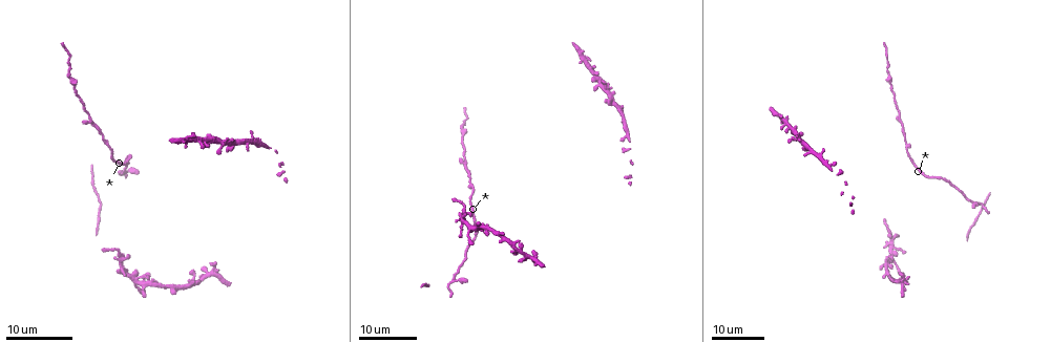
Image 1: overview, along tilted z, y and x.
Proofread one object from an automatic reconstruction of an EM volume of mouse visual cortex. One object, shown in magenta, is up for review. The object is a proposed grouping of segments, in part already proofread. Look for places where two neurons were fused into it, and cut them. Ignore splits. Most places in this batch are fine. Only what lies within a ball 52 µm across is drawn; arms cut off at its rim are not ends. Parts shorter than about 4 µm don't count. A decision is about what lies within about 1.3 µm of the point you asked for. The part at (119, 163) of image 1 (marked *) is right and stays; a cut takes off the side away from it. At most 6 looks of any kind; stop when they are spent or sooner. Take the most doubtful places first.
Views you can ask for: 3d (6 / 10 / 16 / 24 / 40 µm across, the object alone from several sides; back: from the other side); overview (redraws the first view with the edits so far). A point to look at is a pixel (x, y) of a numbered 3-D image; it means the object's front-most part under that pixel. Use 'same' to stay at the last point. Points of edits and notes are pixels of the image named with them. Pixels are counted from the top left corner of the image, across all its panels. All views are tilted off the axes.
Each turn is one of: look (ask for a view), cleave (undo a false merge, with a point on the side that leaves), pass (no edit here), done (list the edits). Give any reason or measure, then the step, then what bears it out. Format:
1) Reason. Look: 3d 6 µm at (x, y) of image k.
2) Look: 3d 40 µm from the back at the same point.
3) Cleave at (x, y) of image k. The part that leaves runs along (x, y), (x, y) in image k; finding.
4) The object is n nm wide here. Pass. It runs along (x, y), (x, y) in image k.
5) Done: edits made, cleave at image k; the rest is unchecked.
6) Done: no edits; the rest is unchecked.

Look: 3d 24 µm at (466, 129) of image 1.

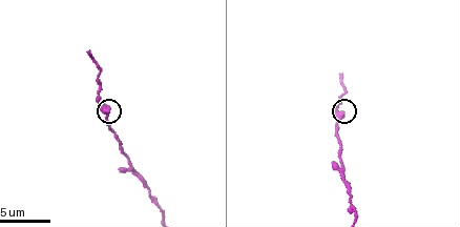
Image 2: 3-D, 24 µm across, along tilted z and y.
Look: 3d 6 µm at (342, 112) of image 2.

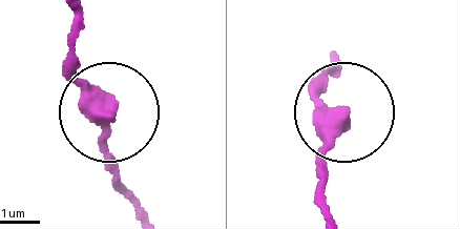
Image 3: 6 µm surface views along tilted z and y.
The object is 320 nm wide here. Pass. It runs along (328, 209), (325, 159), (339, 118), (319, 86), (327, 63) in image 3; all the same neuron.

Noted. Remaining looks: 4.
Look: 3d 24 µm at (893, 249) of image 1.

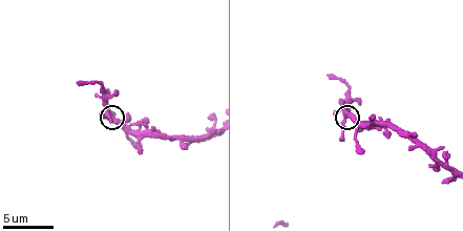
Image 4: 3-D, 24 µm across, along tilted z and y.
Look: 3d 10 µm at (344, 113) of image 4.

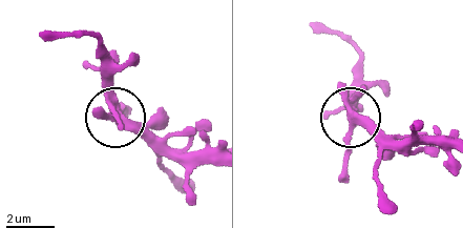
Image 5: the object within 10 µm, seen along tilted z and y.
The object is 350 nm wide here. Pass. One neuron here.

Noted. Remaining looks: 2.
Three arms meet. Look: 3d 6 µm at (389, 126) of image 4.

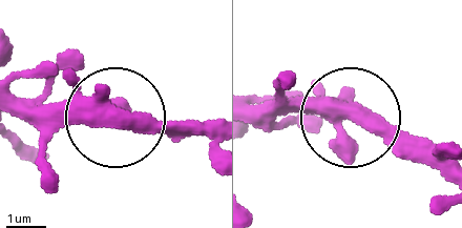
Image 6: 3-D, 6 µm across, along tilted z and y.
Look: 3d 6 µm from the back at (122, 118) of image 6.

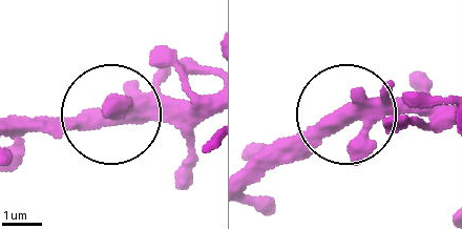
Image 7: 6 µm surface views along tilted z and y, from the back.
The object is 410 nm wide here. Pass. All the same neuron.

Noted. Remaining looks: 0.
Done: no edits; the rest is unchecked.

